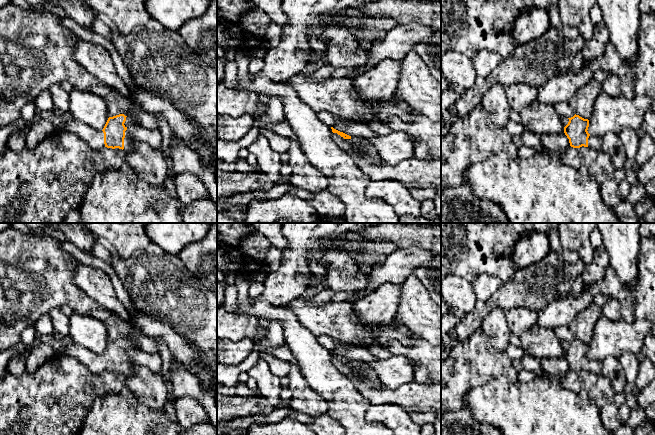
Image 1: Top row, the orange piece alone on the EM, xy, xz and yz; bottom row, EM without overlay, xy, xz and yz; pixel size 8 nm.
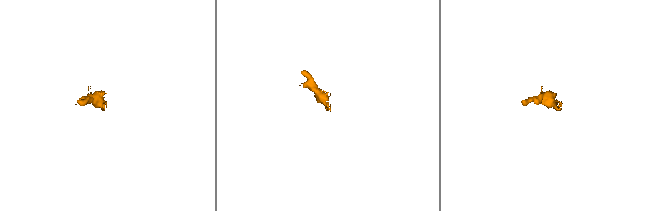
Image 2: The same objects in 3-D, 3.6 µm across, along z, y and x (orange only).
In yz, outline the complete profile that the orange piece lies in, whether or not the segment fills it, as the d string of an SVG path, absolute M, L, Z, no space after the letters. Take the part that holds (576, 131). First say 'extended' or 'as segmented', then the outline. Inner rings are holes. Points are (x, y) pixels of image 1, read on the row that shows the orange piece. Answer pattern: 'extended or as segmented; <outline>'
extended; M576 114L568 119L569 122L564 127L564 133L569 139L571 147L580 148L584 146L594 150L598 150L601 148L601 137L591 136L587 131L589 127L588 119L584 119Z

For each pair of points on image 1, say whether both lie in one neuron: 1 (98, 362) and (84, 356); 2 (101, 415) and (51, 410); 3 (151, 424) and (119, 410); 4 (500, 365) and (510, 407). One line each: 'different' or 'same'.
1: same
2: different
3: same
4: different

